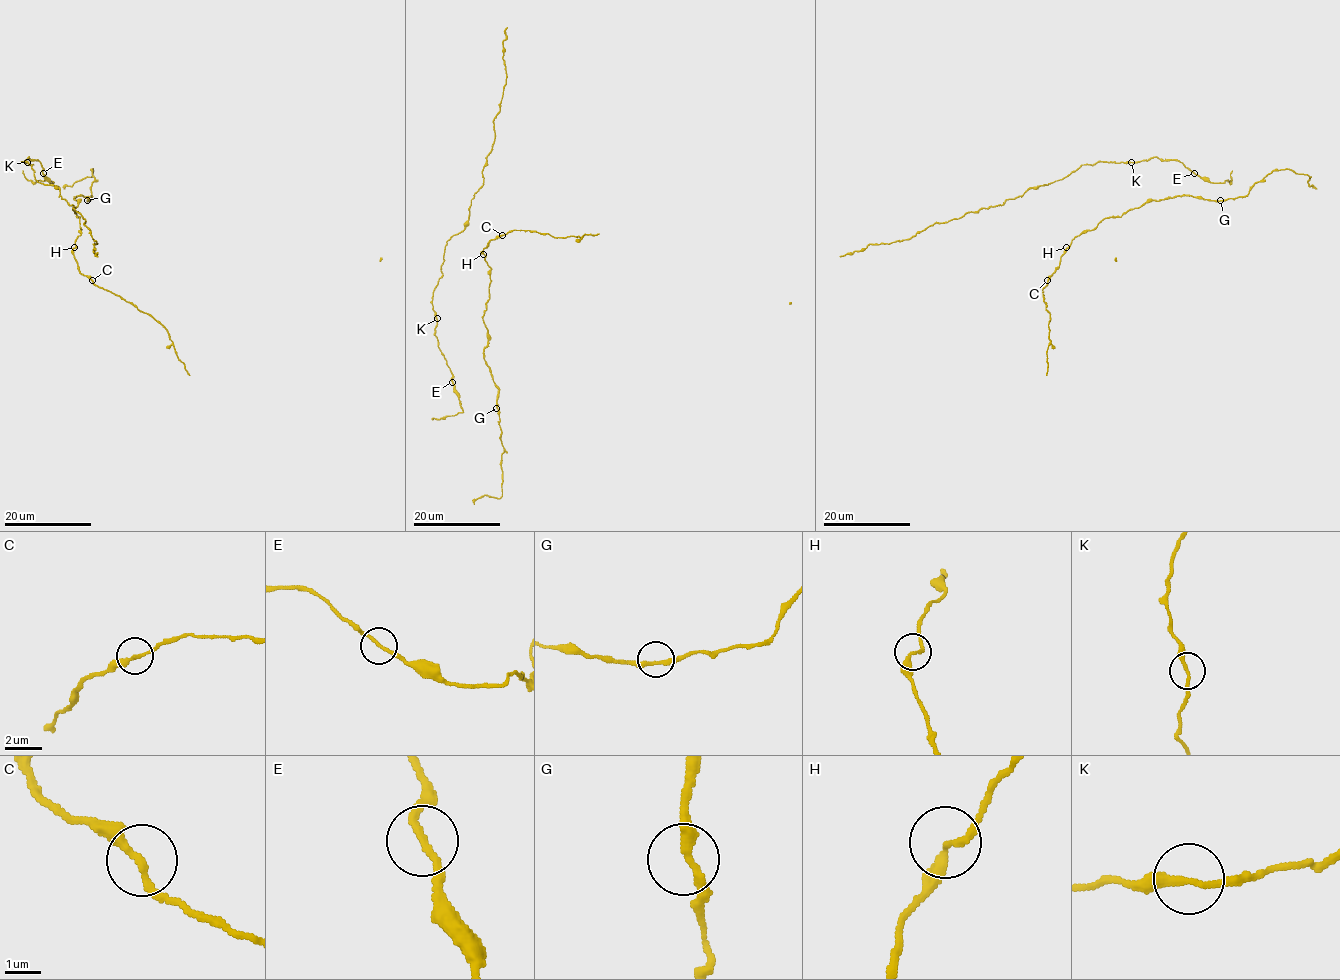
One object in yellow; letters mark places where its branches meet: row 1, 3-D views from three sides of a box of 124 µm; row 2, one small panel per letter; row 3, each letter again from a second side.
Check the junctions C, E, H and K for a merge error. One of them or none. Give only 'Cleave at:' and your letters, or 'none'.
Cleave at: none

